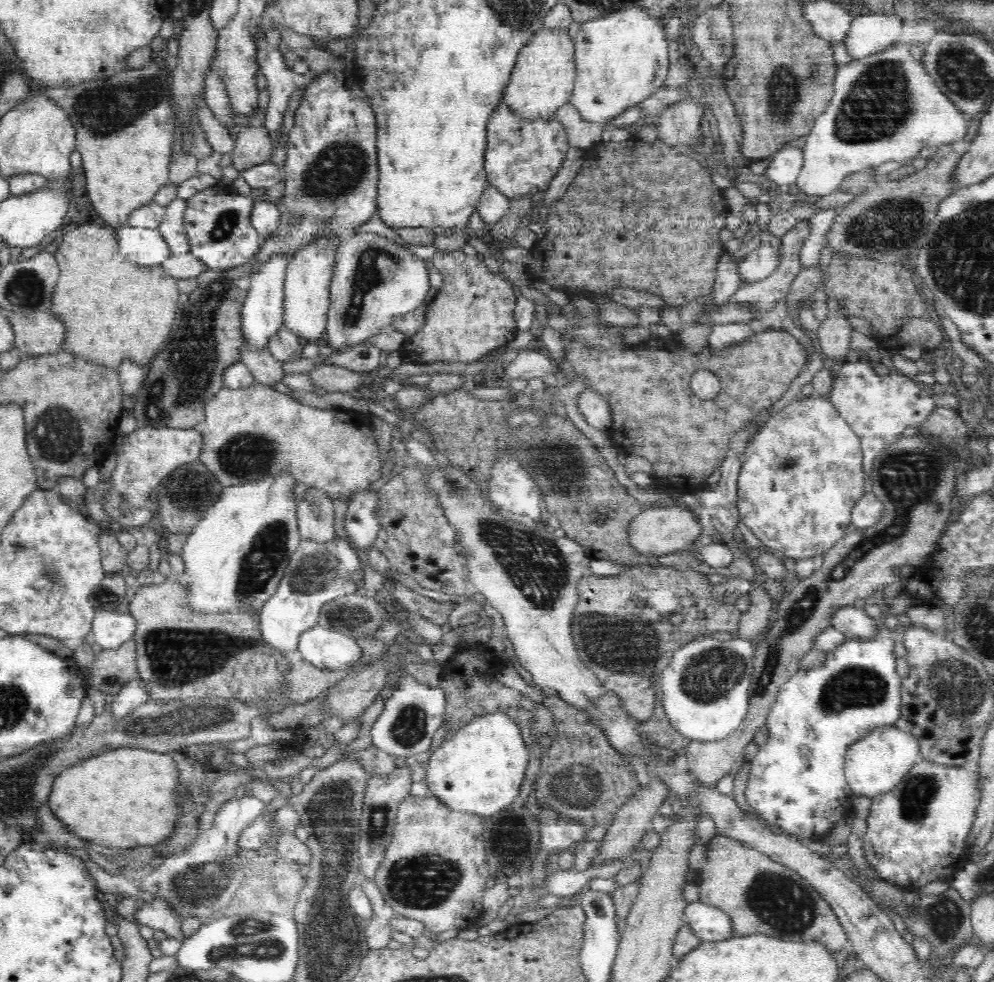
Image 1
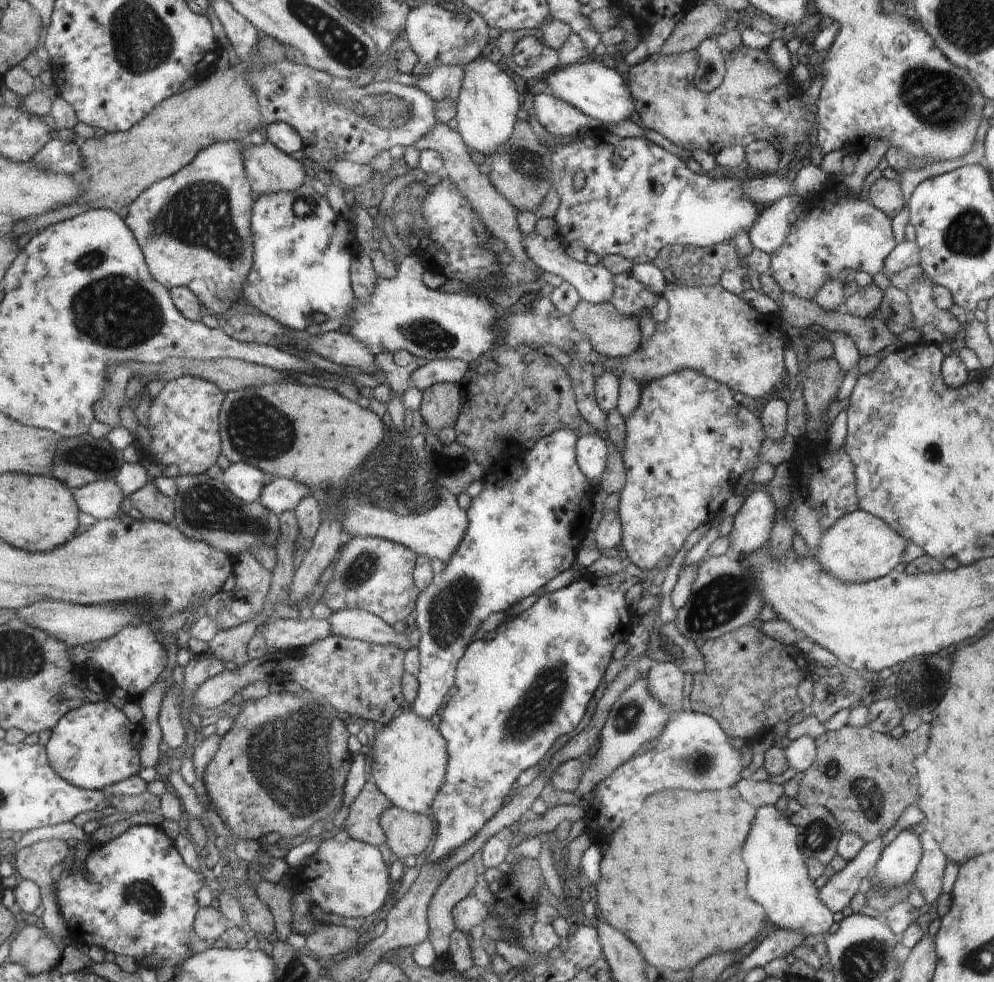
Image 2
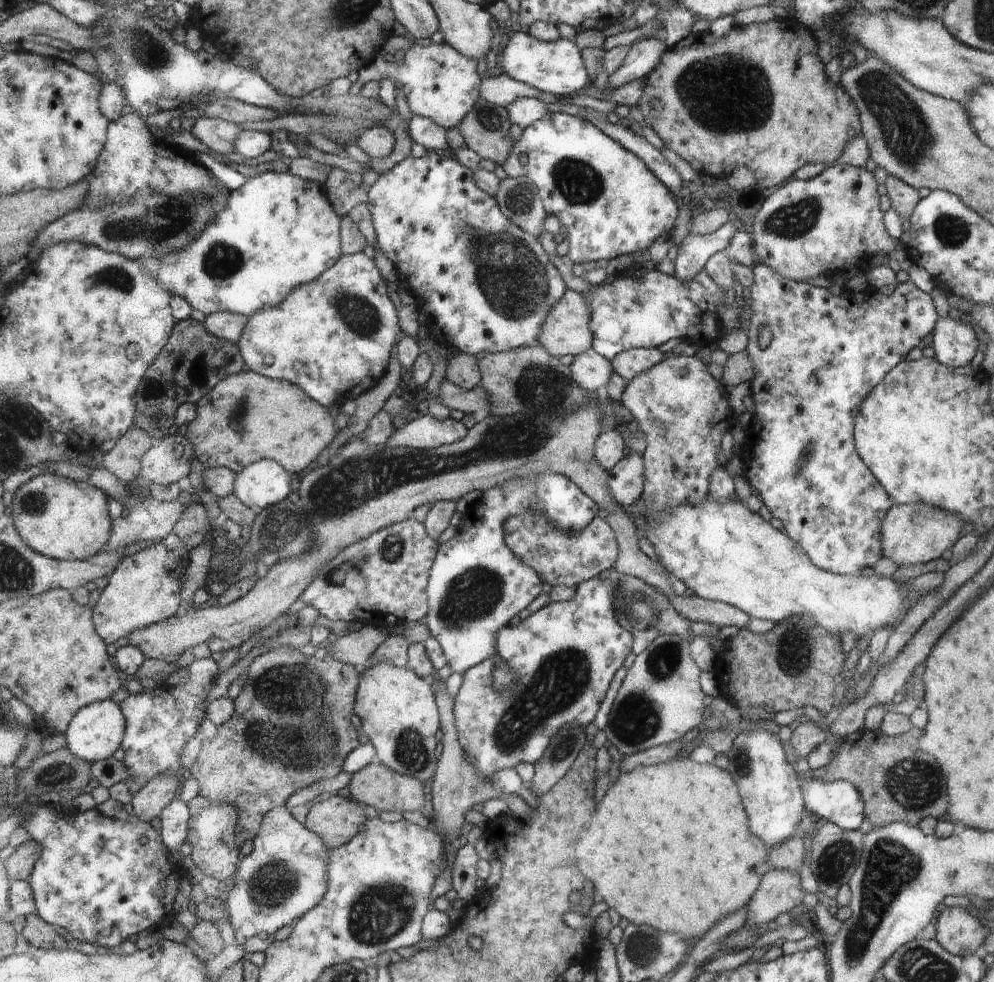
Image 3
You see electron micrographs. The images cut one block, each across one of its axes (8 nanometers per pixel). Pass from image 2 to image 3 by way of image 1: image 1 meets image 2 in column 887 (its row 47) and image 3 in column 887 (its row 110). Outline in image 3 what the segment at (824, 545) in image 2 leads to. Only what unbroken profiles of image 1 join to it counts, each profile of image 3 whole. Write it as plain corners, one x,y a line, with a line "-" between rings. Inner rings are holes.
894,504
886,514
881,525
881,544
883,557
892,560
899,566
914,566
942,556
958,540
964,520
958,514
928,504

